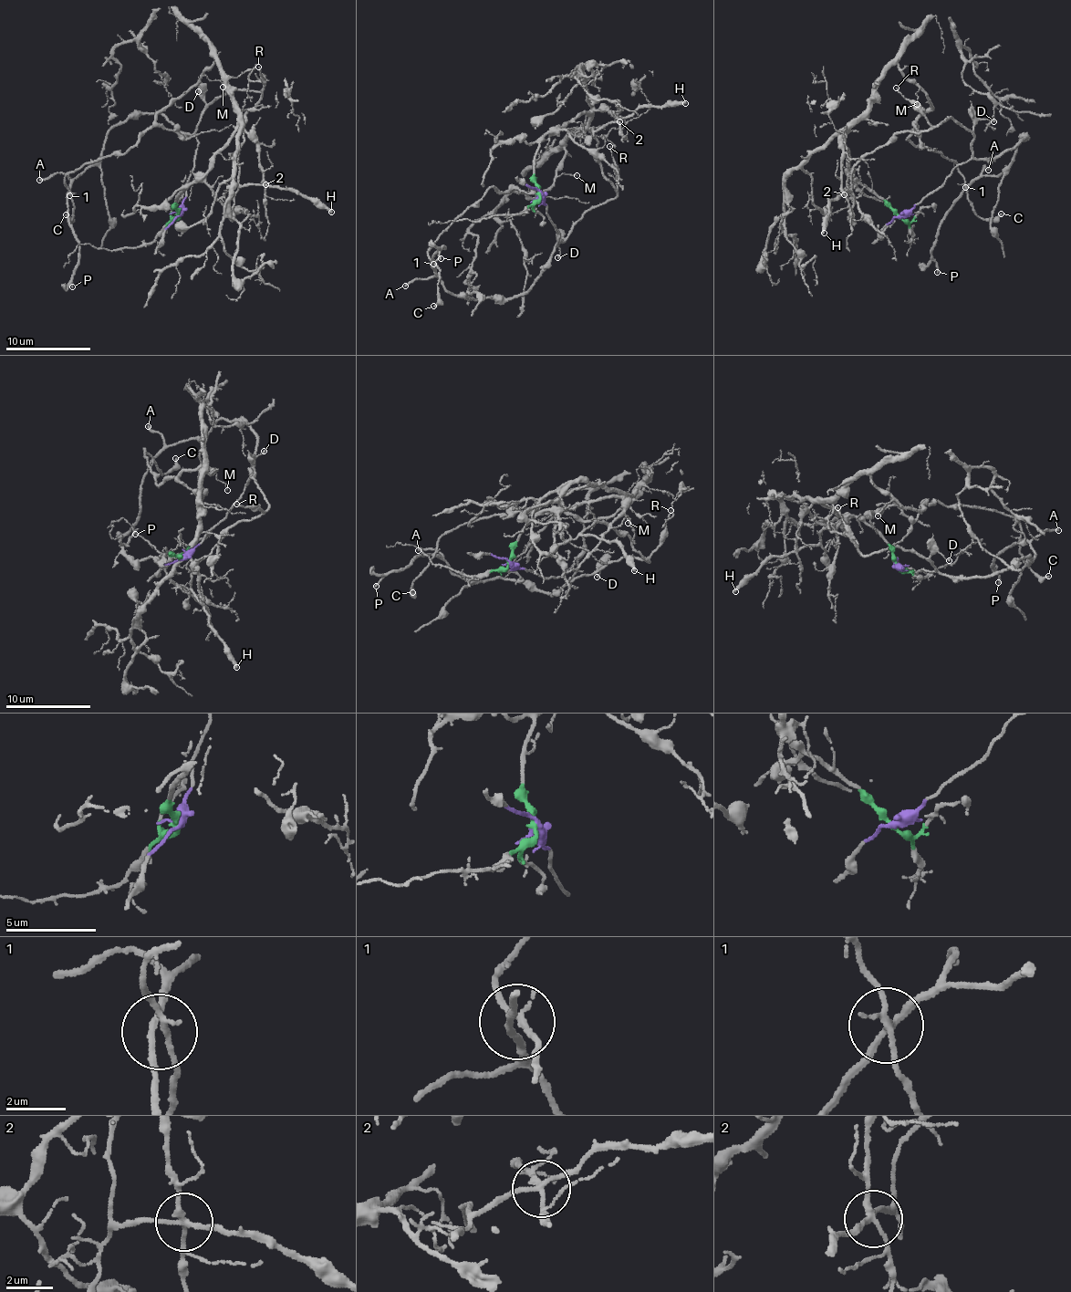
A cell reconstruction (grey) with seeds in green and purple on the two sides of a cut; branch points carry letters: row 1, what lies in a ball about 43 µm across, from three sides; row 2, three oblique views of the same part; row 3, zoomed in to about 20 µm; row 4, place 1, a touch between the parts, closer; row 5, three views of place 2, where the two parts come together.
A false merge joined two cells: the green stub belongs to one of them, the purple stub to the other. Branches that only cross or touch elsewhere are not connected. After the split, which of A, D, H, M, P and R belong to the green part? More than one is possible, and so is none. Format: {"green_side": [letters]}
{"green_side": ["M"]}

